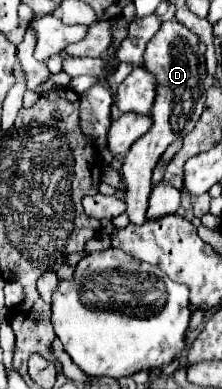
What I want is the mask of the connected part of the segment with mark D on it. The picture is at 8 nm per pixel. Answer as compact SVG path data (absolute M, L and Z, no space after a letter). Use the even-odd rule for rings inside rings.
M167 20L163 22L159 34L147 44L145 50L145 62L147 70L151 70L157 78L157 98L155 106L151 110L153 126L151 130L131 146L131 150L123 158L121 166L121 176L123 176L123 202L125 202L125 214L129 218L129 224L141 226L145 222L145 212L147 212L147 202L149 194L153 188L151 174L153 168L157 166L159 158L163 156L165 148L175 142L177 138L183 138L189 134L203 110L205 104L205 58L199 52L199 38L181 22L177 20Z

